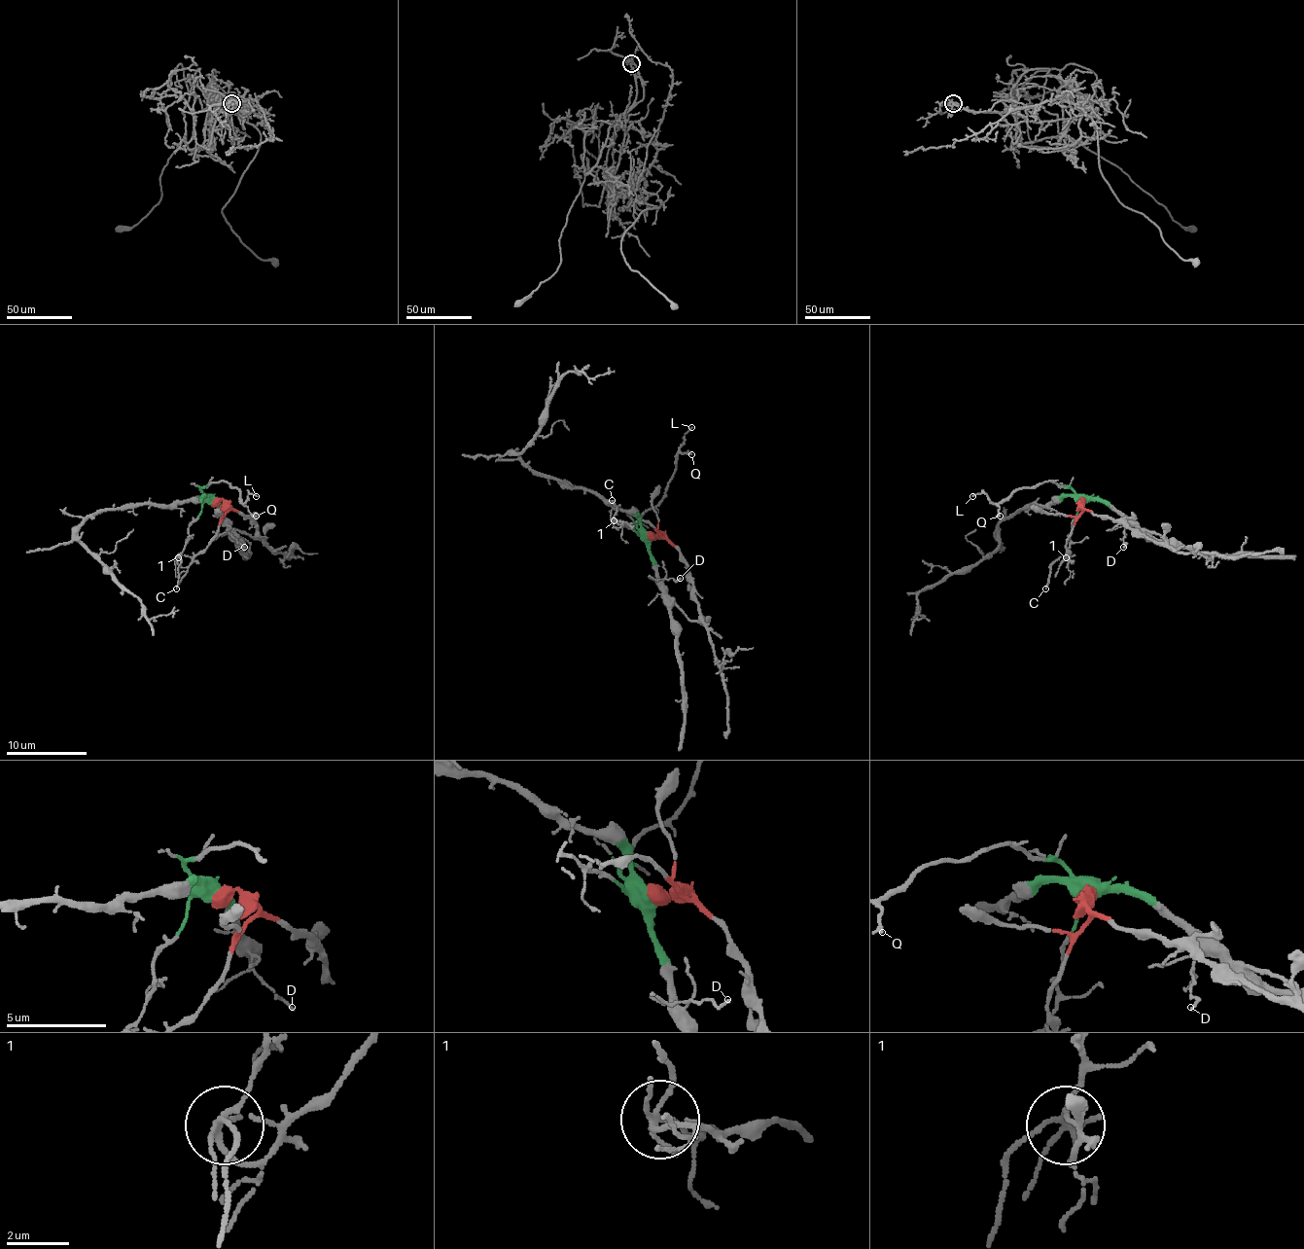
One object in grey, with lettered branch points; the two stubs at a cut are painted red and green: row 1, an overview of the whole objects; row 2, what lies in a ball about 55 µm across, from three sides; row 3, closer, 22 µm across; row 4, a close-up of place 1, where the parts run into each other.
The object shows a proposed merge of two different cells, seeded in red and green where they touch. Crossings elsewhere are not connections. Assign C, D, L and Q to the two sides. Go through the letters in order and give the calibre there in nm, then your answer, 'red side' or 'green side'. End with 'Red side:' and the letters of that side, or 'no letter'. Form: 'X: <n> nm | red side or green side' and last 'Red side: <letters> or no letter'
C: 110 nm | red side
D: 140 nm | green side
L: 110 nm | green side
Q: 170 nm | green side
Red side: C

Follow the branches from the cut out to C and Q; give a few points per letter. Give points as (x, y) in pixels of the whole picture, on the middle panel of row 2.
C: (650, 537), (659, 535), (648, 521), (614, 523), (612, 501)
Q: (650, 537), (638, 523), (646, 511), (659, 501), (676, 456), (680, 452), (691, 454)

